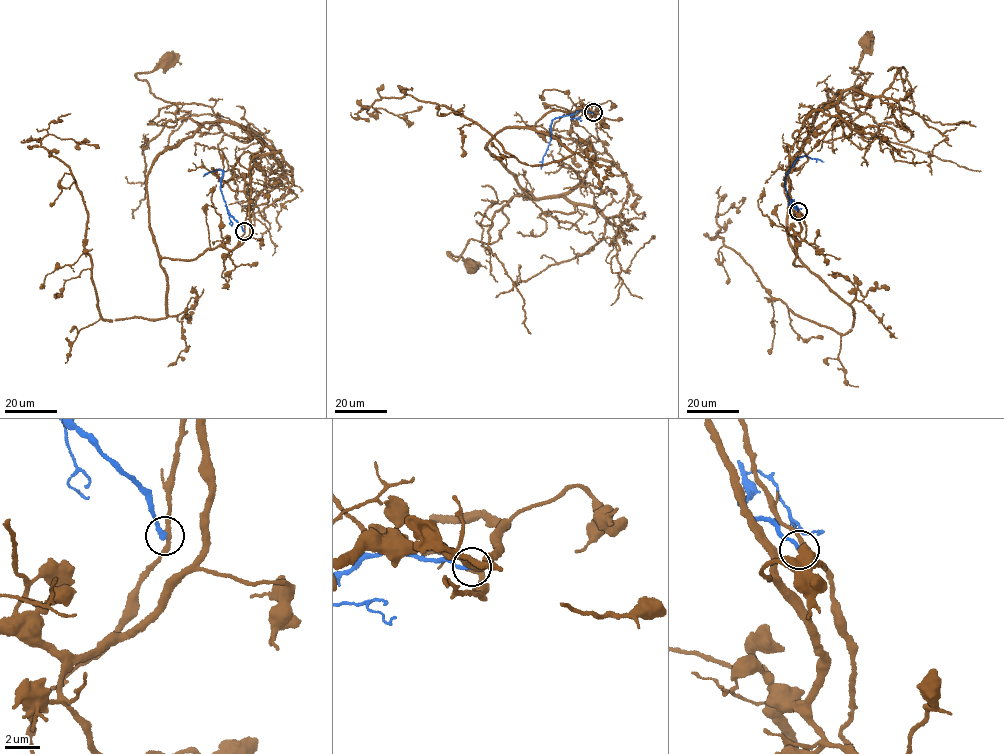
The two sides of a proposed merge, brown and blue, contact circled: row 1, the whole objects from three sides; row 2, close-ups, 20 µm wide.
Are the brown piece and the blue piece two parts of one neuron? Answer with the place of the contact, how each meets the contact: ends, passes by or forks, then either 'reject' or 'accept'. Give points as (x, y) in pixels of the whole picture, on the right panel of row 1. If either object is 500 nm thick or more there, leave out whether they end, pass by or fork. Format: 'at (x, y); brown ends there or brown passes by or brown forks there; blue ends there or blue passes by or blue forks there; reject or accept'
at (798, 211); brown passes by; blue ends there; reject

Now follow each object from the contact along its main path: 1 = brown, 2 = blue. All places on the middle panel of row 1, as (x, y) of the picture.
1: (593, 113), (570, 126), (595, 154), (581, 181), (516, 195), (497, 240), (449, 252), (473, 265)
2: (593, 113), (585, 110), (551, 121), (550, 139), (541, 169)

